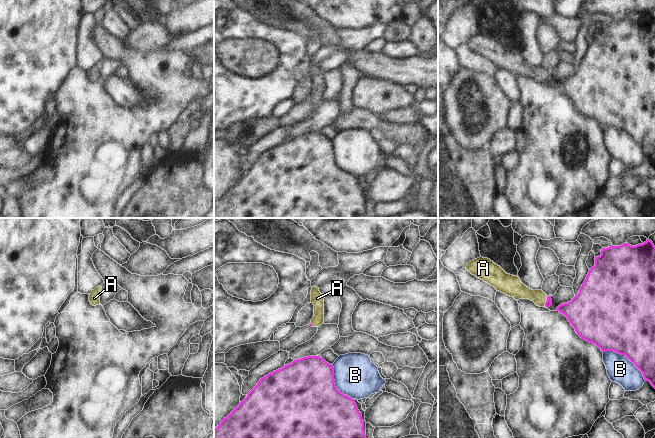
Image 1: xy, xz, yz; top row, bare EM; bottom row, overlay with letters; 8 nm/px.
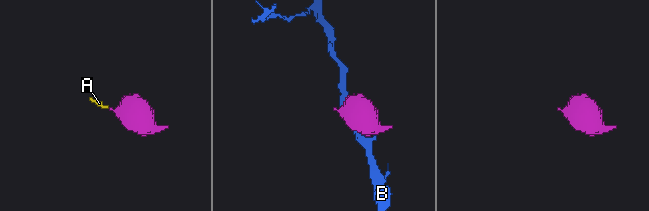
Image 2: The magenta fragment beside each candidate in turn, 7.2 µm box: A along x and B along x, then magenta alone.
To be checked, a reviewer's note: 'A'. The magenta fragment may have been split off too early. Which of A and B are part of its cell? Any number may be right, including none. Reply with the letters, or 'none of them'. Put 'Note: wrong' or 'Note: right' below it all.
A
Note: right

